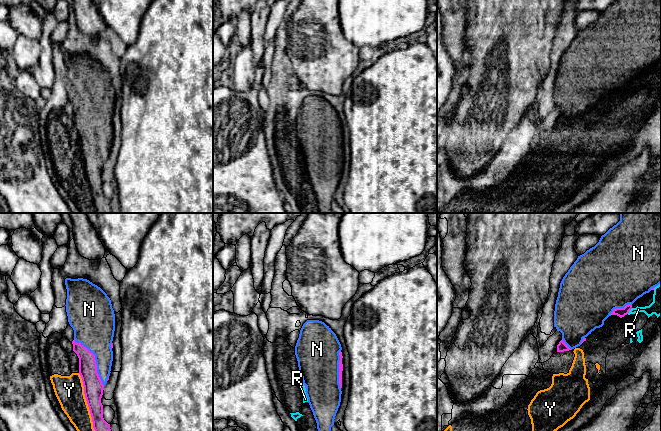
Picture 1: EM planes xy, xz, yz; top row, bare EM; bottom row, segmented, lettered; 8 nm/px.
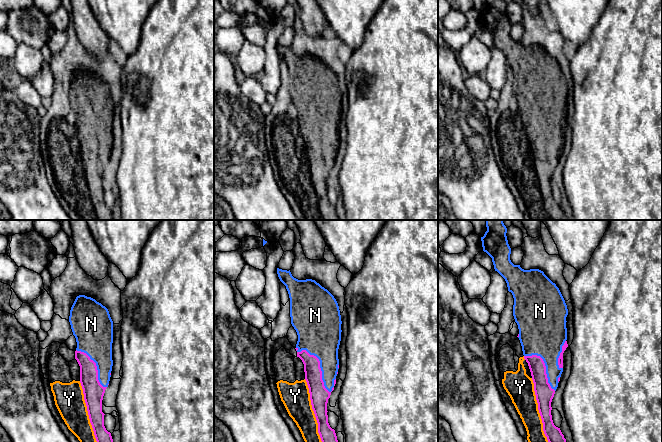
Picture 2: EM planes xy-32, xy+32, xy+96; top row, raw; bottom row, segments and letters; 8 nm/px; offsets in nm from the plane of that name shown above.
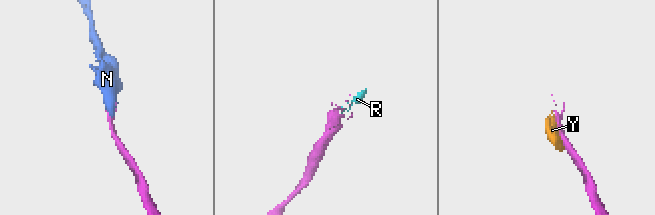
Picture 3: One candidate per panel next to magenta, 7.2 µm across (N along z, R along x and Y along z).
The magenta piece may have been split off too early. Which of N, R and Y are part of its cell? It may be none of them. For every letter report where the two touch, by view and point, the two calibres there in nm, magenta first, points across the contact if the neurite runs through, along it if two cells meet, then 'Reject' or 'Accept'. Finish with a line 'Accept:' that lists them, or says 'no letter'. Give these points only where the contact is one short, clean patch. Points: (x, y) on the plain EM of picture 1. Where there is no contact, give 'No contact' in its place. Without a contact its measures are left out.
N: Touches magenta at xy (94, 135). Thickness 160 nm (magenta) against 320 nm. Accept
R: Touches magenta at yz (629, 86). Thickness 80 nm (magenta) against 140 nm. Reject
Y: Touches magenta at xy (88, 181). Thickness 160 nm (magenta) against 240 nm. Reject
Accept: N

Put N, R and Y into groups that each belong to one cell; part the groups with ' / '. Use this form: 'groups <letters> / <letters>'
groups N / R Y

